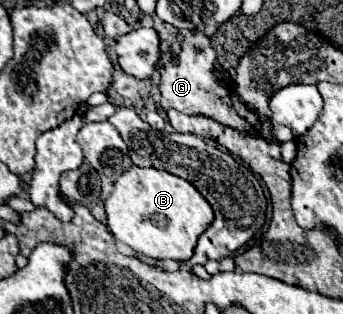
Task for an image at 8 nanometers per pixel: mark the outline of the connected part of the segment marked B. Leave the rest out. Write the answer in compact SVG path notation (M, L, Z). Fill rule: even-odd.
M133 165L121 173L113 193L105 201L105 211L113 237L151 259L191 259L199 235L213 223L211 205L189 181L153 167L143 169Z

